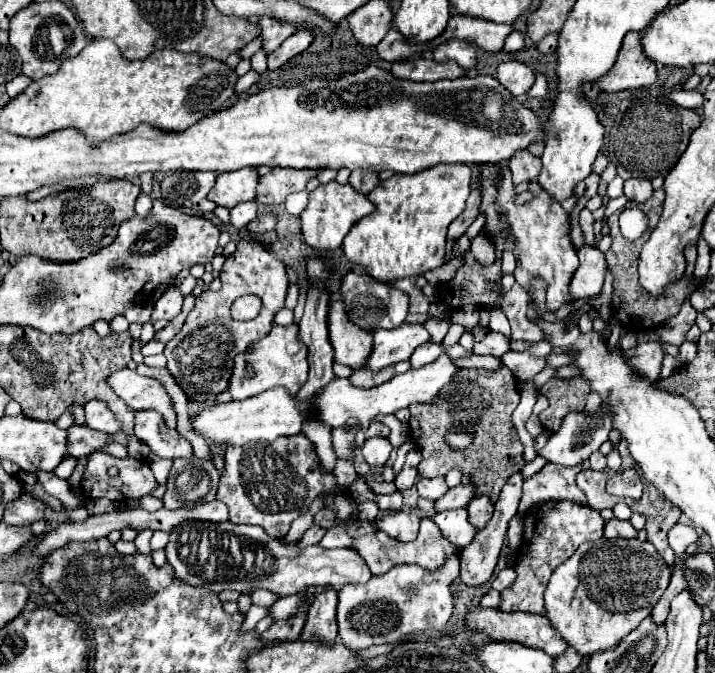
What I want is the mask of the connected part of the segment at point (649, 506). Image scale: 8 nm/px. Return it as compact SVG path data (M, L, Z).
M644 495L642 499L634 501L634 509L646 517L648 541L656 547L656 551L660 551L660 557L672 567L674 551L666 541L666 533L678 521L680 509L664 501L660 495Z

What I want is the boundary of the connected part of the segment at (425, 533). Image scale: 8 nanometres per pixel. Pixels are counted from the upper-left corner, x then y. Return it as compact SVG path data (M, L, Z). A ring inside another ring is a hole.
M422 517L418 537L412 543L400 543L400 541L394 541L392 537L384 535L382 531L374 531L370 535L364 535L364 537L354 539L352 541L352 549L356 549L362 555L362 559L370 567L372 575L382 575L392 565L400 565L400 563L416 563L416 565L420 565L424 569L436 569L436 567L442 567L446 563L448 555L454 555L458 551L458 547L454 543L450 543L442 535L440 527L432 519L428 519L428 517Z

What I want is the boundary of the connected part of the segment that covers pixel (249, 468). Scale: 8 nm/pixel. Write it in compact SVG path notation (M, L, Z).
M300 433L300 435L288 435L288 437L280 437L272 443L258 443L254 445L252 451L248 453L240 453L240 447L226 447L226 469L224 475L220 479L220 487L216 493L216 499L220 499L222 503L228 505L230 509L230 521L232 523L252 523L252 525L260 525L268 531L268 535L272 537L282 537L288 533L290 523L302 515L302 511L308 509L310 501L316 499L318 495L328 493L330 489L334 489L334 475L328 473L324 475L318 469L316 463L316 453L312 449L312 443Z

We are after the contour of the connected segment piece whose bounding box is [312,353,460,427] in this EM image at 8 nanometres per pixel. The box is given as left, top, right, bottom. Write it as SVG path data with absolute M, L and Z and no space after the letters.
M442 353L436 361L420 367L420 369L408 369L402 375L392 377L390 381L372 387L372 389L358 389L354 385L350 385L348 379L334 379L330 385L326 385L320 395L316 395L312 409L318 411L318 417L324 419L324 423L328 423L330 427L340 427L340 425L348 425L354 421L366 423L376 415L386 415L386 413L396 413L404 407L408 407L410 403L432 403L438 399L440 391L452 383L452 377L456 375L456 371L460 371L460 367L456 367L452 363L452 359Z

